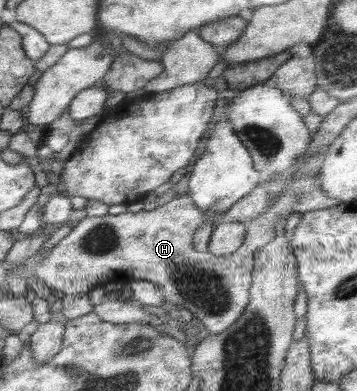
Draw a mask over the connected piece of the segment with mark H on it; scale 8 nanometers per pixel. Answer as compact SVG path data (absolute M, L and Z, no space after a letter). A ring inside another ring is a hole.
M322 147L321 151L315 152L312 156L309 156L305 163L298 169L298 172L292 177L292 180L290 181L290 184L285 188L285 192L282 191L281 195L264 211L262 214L259 214L256 218L253 218L251 221L247 222L248 226L245 230L245 240L242 244L242 246L239 249L236 249L232 254L229 254L228 256L216 256L212 253L201 253L198 252L193 247L193 238L194 233L198 230L198 228L202 228L203 224L207 223L207 214L198 207L194 206L194 201L192 200L192 197L186 193L184 195L179 195L175 197L170 202L158 206L150 211L139 211L139 212L126 212L121 213L118 215L105 215L105 216L90 216L90 217L84 217L83 219L79 220L76 226L72 228L70 233L67 236L64 236L62 240L60 240L51 250L49 250L47 253L43 253L43 251L40 249L39 251L36 251L32 256L29 256L24 260L24 262L20 265L18 265L16 270L16 275L18 277L24 277L26 279L26 282L30 282L30 280L37 278L38 280L42 281L42 284L46 284L48 288L50 288L51 291L58 290L58 292L64 292L64 294L89 294L91 290L93 290L97 284L106 285L113 281L119 281L122 280L124 284L130 284L130 282L134 280L144 280L147 282L152 282L159 284L161 286L161 289L163 290L165 299L169 303L169 306L172 308L176 308L177 306L180 306L181 308L188 308L190 312L192 312L193 316L200 320L200 324L202 326L203 330L207 330L210 335L212 334L220 334L221 332L224 332L225 330L228 330L235 322L237 322L238 317L245 311L245 308L247 307L247 304L250 302L250 293L249 288L252 281L252 271L253 271L253 260L255 252L262 248L265 244L268 244L274 237L275 237L275 224L283 217L283 214L290 215L292 212L310 212L315 210L320 210L324 208L330 208L333 206L336 206L341 203L341 200L338 198L330 198L317 184L317 179L315 178L315 175L318 174L318 171L321 168L323 158L325 157L327 148Z

